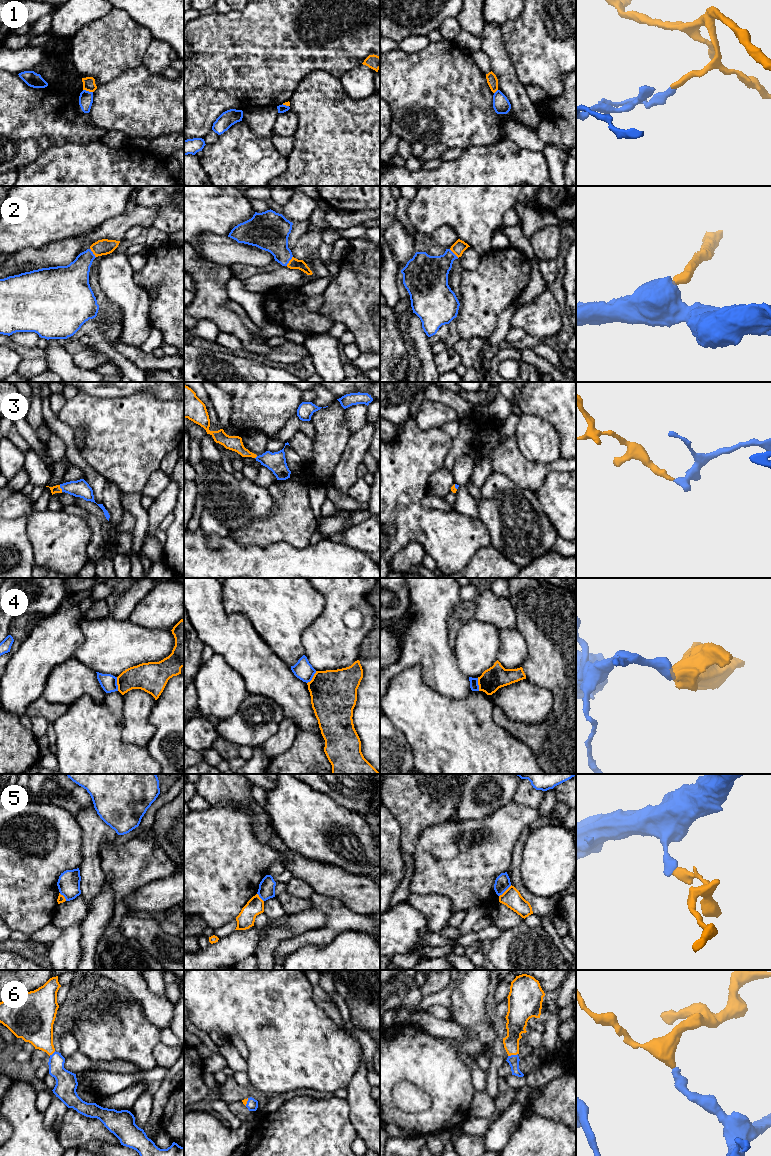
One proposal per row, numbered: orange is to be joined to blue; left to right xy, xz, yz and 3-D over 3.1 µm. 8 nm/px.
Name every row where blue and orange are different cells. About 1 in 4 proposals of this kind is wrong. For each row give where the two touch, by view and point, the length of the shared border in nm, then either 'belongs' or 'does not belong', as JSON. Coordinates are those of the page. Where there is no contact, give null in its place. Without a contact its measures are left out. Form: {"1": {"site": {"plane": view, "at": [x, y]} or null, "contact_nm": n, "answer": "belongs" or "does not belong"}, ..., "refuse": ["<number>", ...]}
{"1": {"site": {"plane": "xy", "at": [88, 91]}, "contact_nm": 80, "answer": "does not belong"}, "2": {"site": {"plane": "xz", "at": [289, 260]}, "contact_nm": 90, "answer": "belongs"}, "3": {"site": {"plane": "xy", "at": [60, 487]}, "contact_nm": 60, "answer": "belongs"}, "4": {"site": {"plane": "xy", "at": [116, 684]}, "contact_nm": 110, "answer": "does not belong"}, "5": {"site": {"plane": "yz", "at": [505, 890]}, "contact_nm": 140, "answer": "does not belong"}, "6": {"site": {"plane": "yz", "at": [512, 1055]}, "contact_nm": 80, "answer": "belongs"}, "refuse": ["1", "4", "5"]}

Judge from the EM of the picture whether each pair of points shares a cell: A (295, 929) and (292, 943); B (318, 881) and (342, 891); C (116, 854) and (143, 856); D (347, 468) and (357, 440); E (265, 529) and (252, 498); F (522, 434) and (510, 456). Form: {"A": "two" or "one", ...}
{"A": "two", "B": "one", "C": "one", "D": "one", "E": "two", "F": "two"}

